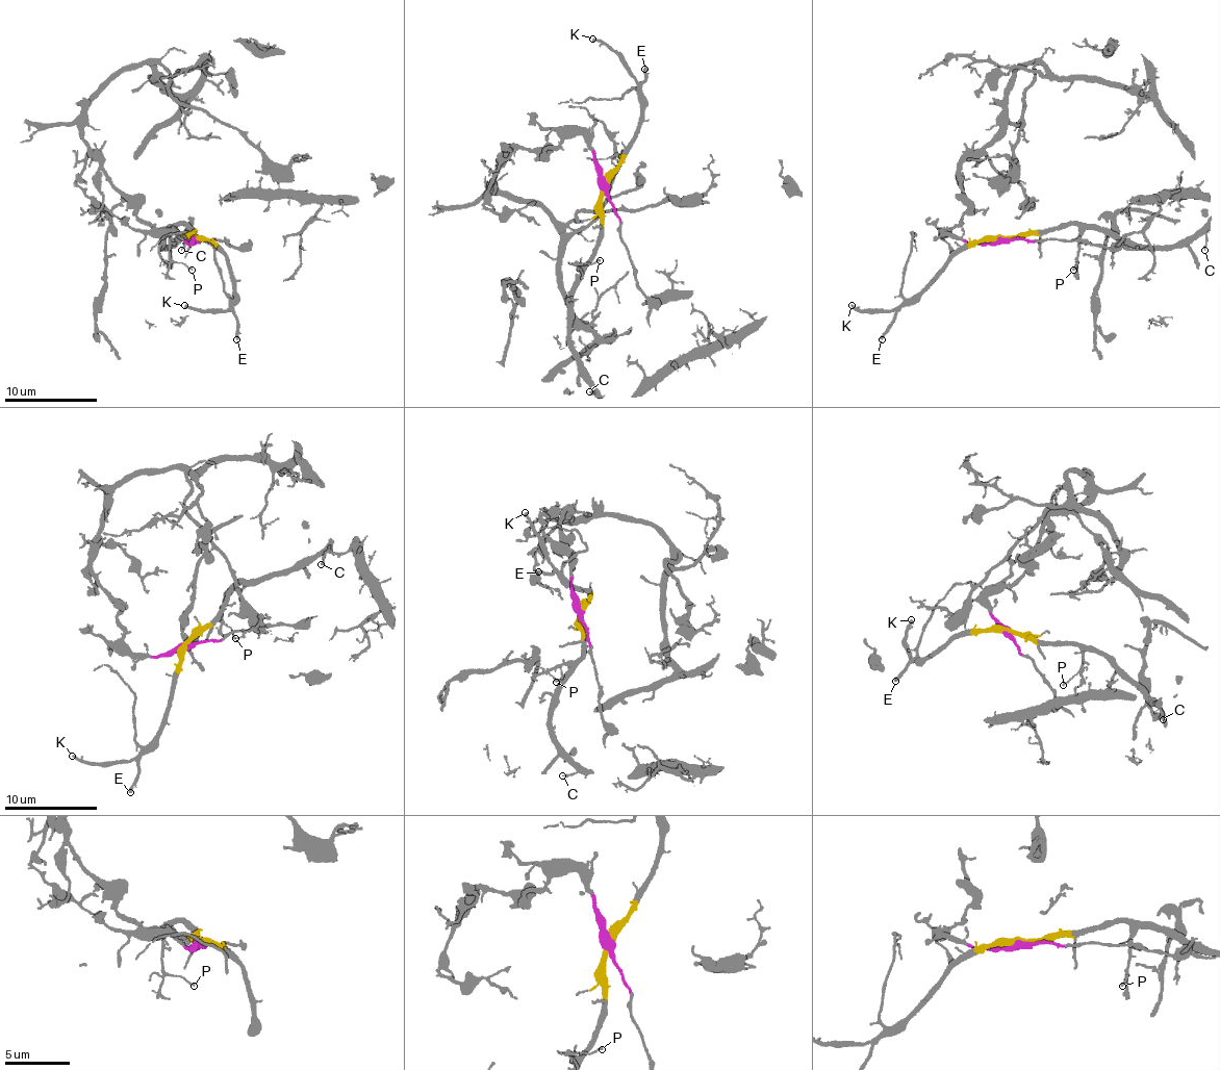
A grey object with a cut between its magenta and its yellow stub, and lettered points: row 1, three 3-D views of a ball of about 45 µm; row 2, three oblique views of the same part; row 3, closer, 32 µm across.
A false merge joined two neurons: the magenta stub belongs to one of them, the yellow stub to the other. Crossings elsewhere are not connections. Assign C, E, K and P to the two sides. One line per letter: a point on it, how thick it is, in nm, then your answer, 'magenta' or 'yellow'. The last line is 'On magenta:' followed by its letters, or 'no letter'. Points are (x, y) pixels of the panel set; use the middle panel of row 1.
C: (589, 391) | 150 nm | yellow
E: (644, 69) | 240 nm | yellow
K: (592, 39) | 220 nm | yellow
P: (600, 260) | 120 nm | yellow
On magenta: no letter

